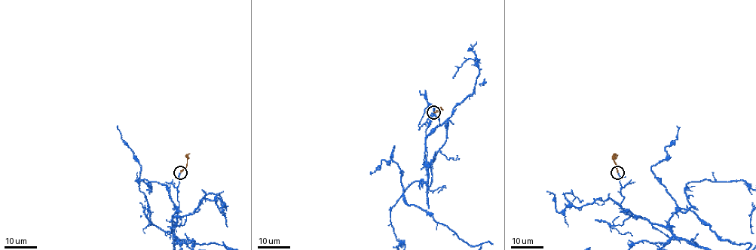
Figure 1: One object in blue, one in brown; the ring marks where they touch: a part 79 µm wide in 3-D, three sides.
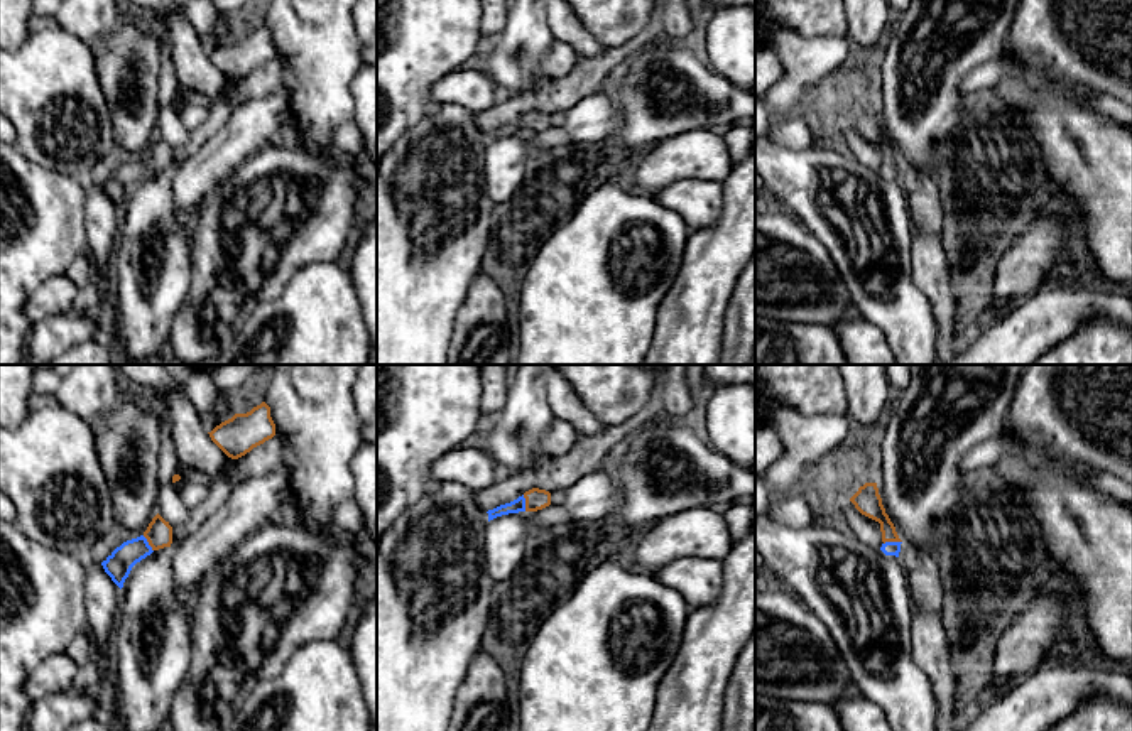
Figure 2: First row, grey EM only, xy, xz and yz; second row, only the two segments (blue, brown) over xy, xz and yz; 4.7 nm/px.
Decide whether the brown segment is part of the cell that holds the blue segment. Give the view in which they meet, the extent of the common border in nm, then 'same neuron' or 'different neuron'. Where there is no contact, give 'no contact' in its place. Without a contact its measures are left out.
contact in yz; length 90 nm; same neuron

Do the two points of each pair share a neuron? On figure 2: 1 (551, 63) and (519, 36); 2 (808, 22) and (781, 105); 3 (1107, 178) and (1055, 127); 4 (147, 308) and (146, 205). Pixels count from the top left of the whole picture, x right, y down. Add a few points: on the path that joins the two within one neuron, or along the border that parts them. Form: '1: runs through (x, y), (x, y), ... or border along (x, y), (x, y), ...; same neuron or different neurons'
1: border along (556, 41), (543, 58), (543, 68), (551, 78); different neurons
2: border along (772, 26), (783, 26), (803, 36), (843, 36); different neurons
3: runs through (1092, 167), (1082, 164), (1070, 142); same neuron
4: runs through (136, 282), (137, 233), (141, 230); same neuron

